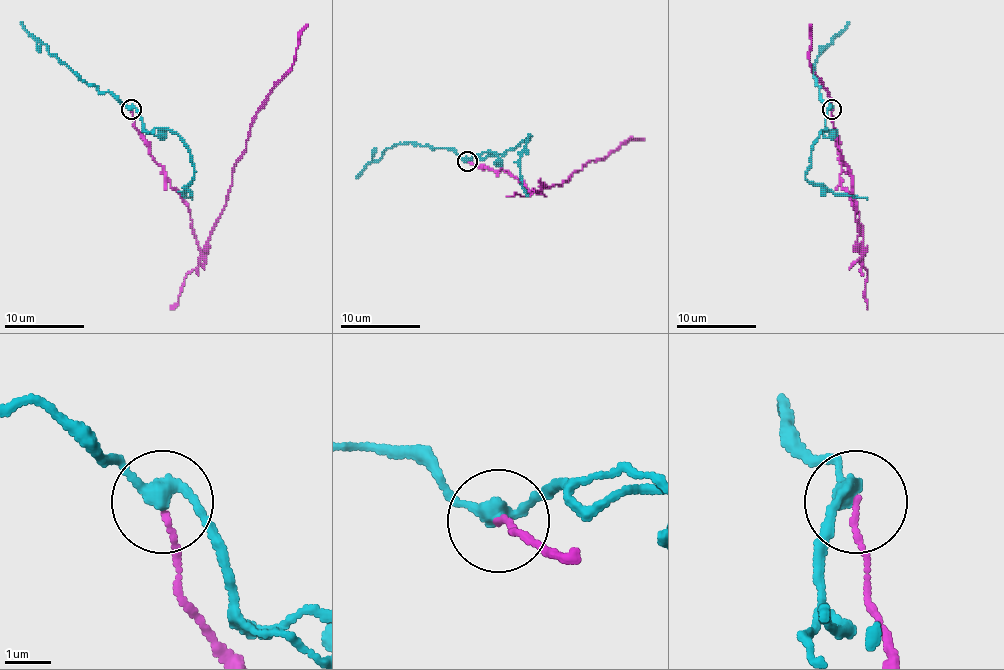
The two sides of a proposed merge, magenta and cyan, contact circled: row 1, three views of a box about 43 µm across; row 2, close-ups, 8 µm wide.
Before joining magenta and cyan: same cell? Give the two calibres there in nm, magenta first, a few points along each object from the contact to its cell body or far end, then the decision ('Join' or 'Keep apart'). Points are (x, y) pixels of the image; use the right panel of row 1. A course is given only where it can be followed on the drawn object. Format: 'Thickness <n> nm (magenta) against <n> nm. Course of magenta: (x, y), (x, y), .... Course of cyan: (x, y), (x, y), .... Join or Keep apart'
Thickness 120 nm (magenta) against 320 nm. Course of magenta: (831, 110), (839, 179), (859, 215), (861, 249), (851, 169), (839, 148), (829, 94), (809, 62), (809, 24). Course of cyan: (831, 110), (827, 110), (823, 132), (825, 128), (811, 150), (811, 166), (805, 177), (835, 193), (867, 199). Keep apart

